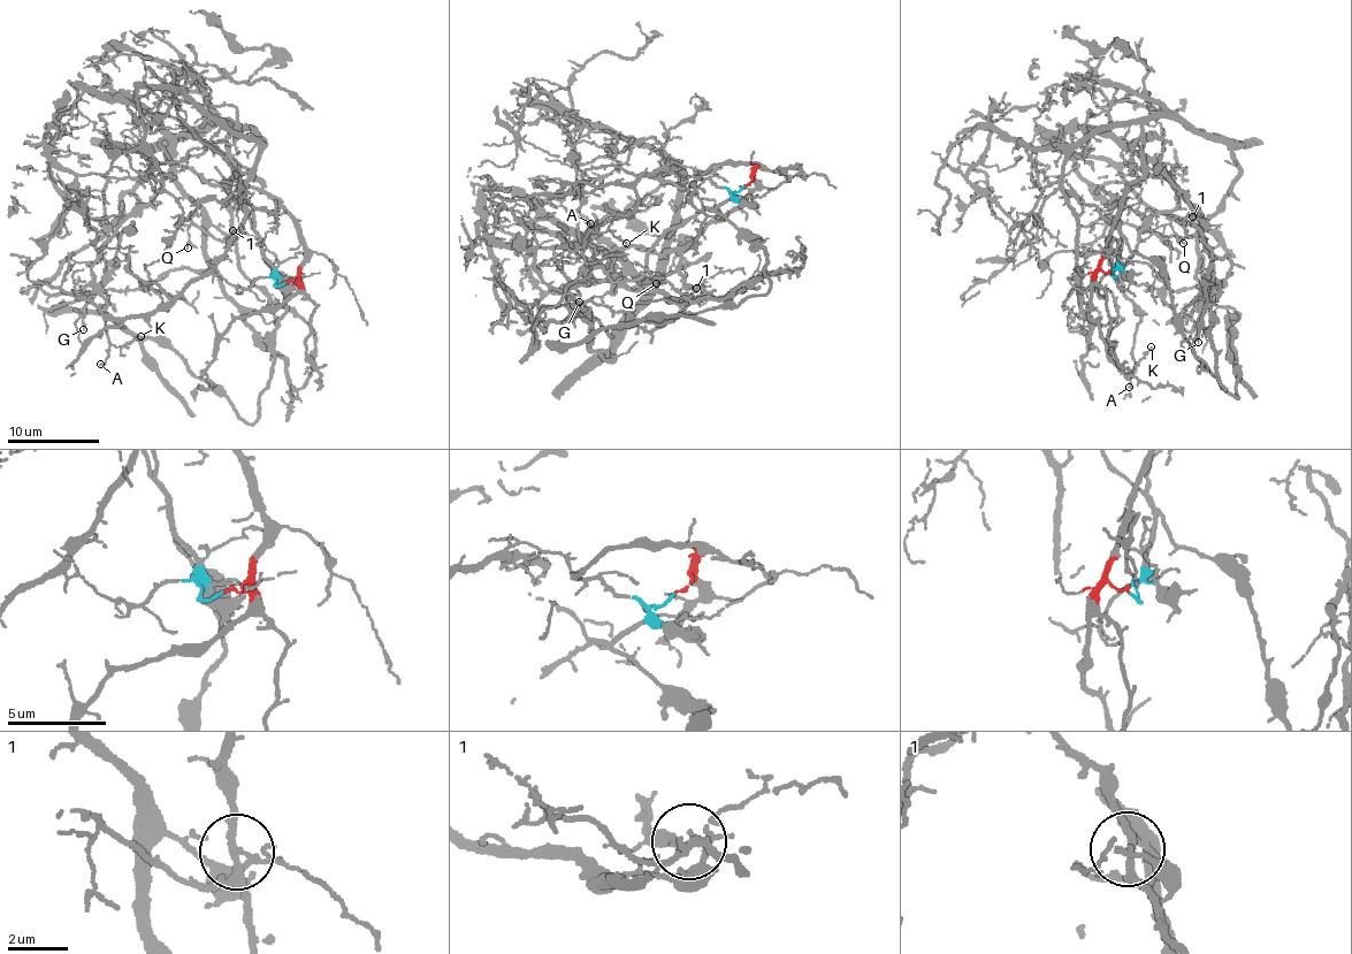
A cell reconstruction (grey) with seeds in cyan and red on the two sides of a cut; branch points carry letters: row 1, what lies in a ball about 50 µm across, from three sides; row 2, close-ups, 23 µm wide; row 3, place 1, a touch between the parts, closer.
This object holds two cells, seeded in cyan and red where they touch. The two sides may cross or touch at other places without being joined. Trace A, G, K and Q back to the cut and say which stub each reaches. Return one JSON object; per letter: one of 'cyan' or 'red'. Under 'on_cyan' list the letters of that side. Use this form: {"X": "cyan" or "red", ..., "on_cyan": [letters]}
{"A": "cyan", "G": "red", "K": "cyan", "Q": "red", "on_cyan": ["A", "K"]}

